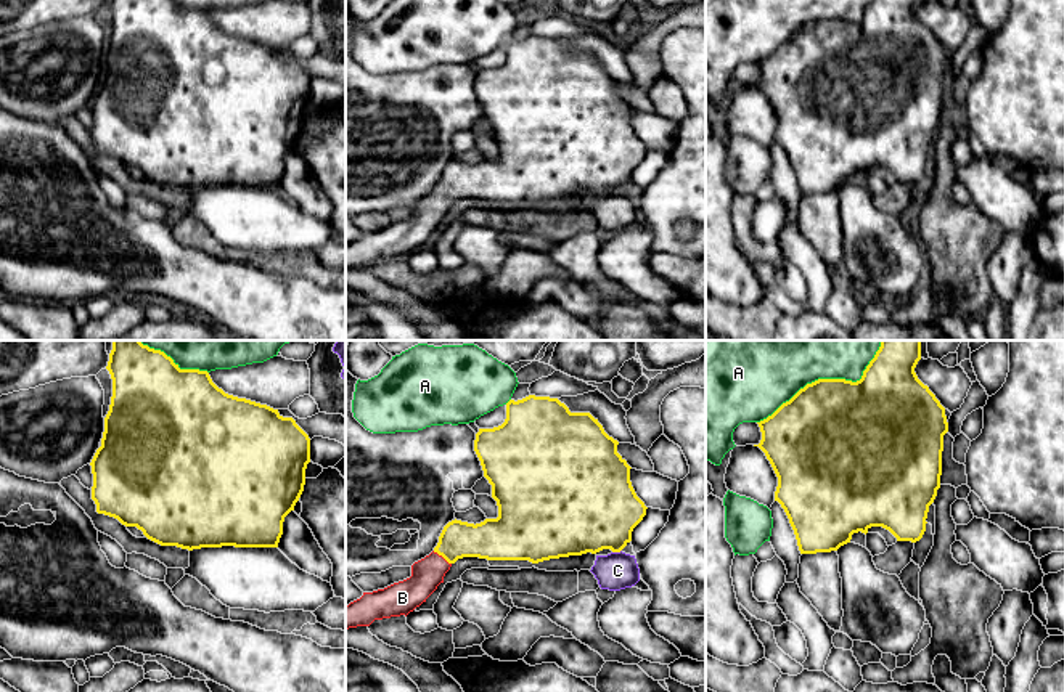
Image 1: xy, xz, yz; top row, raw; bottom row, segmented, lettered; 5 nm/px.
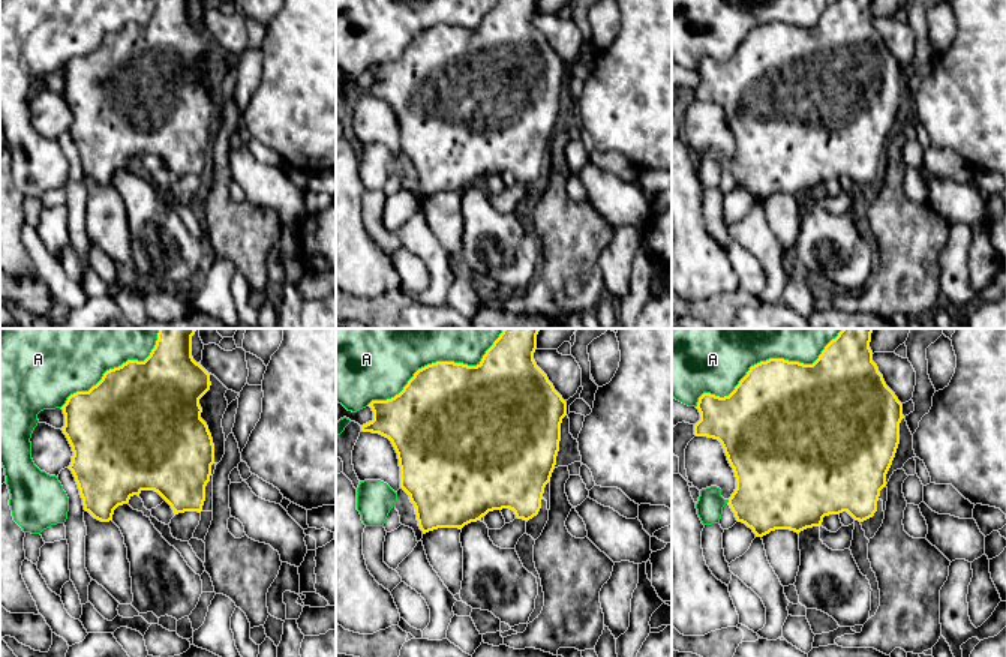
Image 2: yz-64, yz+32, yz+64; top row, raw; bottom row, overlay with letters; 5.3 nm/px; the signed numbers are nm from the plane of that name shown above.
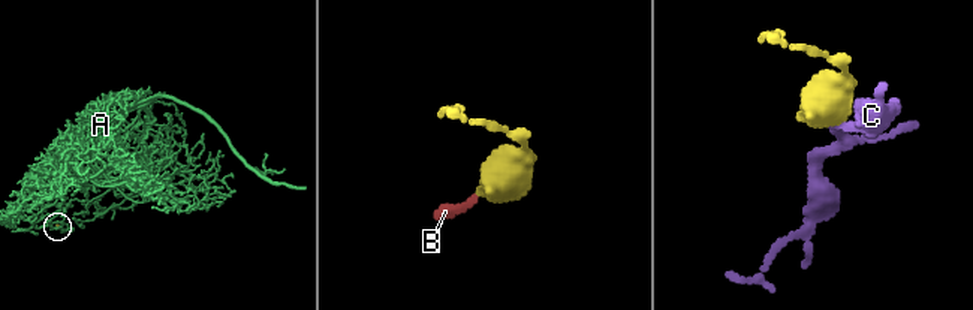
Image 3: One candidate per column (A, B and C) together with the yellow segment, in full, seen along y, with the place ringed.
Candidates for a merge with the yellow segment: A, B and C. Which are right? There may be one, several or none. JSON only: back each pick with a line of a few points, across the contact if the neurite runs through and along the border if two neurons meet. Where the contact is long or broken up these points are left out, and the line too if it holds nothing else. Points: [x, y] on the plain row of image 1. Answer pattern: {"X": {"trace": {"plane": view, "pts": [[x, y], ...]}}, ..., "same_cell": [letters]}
{"B": {"trace": {"plane": "xz", "pts": [[489, 180], [458, 180], [442, 196], [428, 214]]}}, "same_cell": ["B"]}

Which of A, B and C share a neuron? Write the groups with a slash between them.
A / B / C

